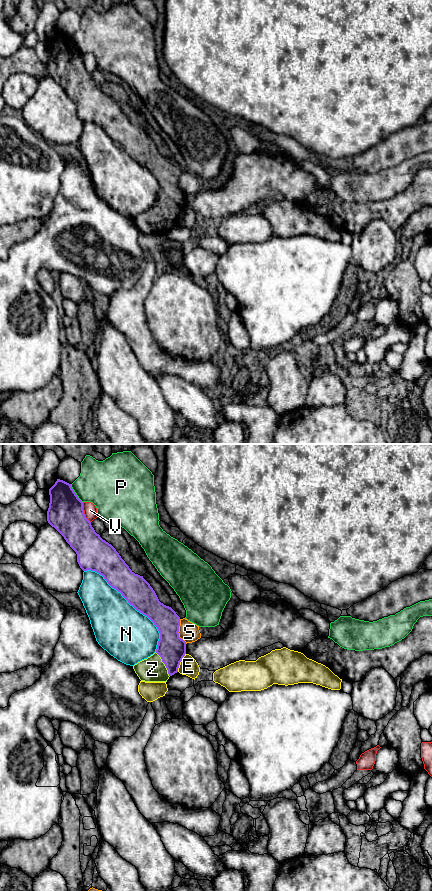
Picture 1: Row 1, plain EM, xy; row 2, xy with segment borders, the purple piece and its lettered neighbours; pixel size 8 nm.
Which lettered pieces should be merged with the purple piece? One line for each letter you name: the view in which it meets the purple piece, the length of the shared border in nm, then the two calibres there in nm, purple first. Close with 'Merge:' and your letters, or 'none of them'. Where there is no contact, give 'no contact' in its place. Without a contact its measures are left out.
Z: contact in xy; length 240 nm; calibres 220 and 200 nm
Merge: Z

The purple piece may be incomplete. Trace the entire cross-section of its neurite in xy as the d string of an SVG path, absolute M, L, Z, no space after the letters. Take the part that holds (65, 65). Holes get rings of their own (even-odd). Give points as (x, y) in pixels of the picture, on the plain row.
M57 31L49 47L47 73L76 104L80 120L102 127L130 157L147 168L160 185L156 204L135 216L135 225L141 233L167 234L178 224L186 206L186 194L178 185L180 169L161 155L143 128L135 126L116 101L95 84L71 36Z

